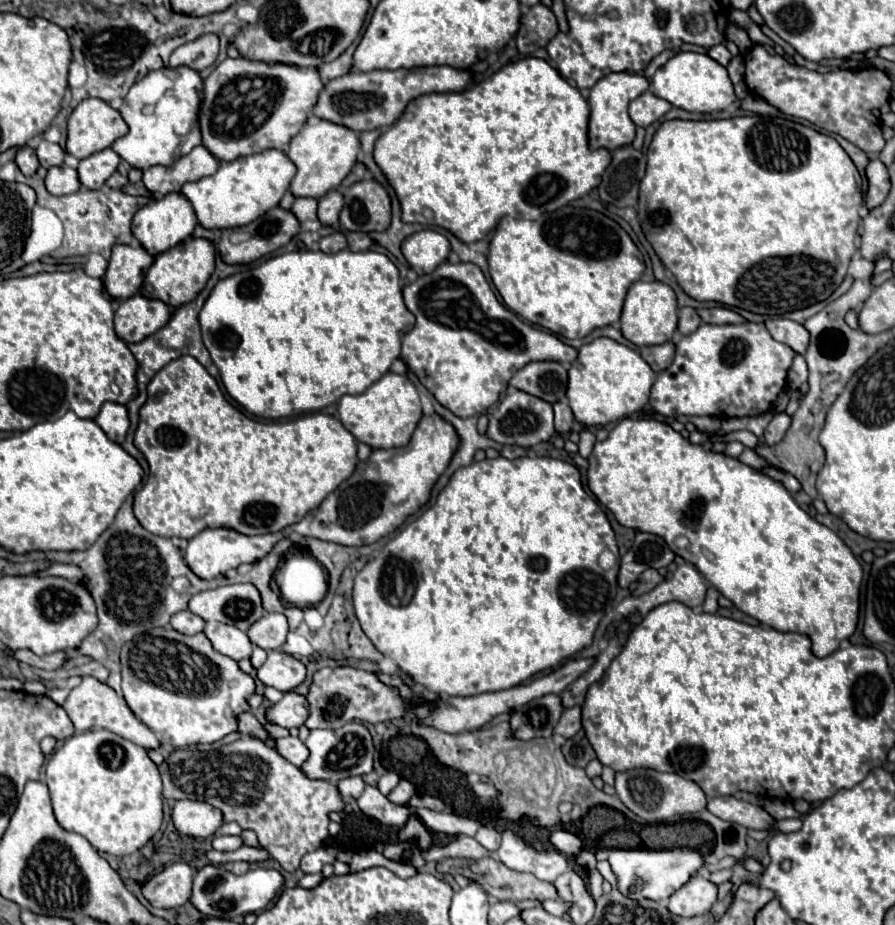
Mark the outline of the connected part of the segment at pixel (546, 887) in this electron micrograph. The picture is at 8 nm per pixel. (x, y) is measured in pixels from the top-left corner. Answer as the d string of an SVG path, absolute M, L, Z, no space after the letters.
M447 858L443 862L437 864L437 870L443 872L443 874L461 874L465 878L469 878L471 882L477 882L481 884L481 888L497 898L497 900L545 900L545 898L551 898L551 900L557 900L557 890L553 884L549 882L543 882L543 880L537 880L533 874L521 874L521 872L513 872L511 868L505 868L505 864L497 862L497 860L491 860L491 858L481 858L479 862L475 860L465 860L465 858Z

